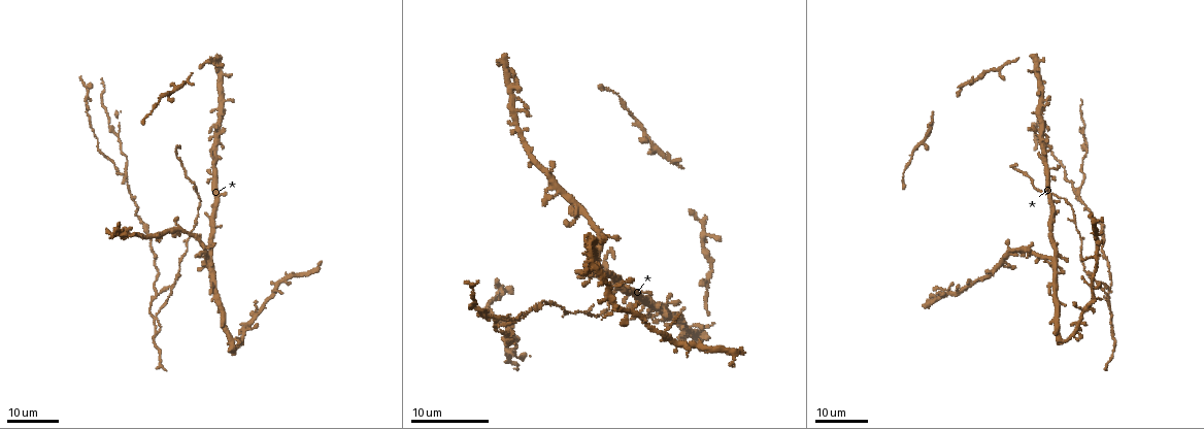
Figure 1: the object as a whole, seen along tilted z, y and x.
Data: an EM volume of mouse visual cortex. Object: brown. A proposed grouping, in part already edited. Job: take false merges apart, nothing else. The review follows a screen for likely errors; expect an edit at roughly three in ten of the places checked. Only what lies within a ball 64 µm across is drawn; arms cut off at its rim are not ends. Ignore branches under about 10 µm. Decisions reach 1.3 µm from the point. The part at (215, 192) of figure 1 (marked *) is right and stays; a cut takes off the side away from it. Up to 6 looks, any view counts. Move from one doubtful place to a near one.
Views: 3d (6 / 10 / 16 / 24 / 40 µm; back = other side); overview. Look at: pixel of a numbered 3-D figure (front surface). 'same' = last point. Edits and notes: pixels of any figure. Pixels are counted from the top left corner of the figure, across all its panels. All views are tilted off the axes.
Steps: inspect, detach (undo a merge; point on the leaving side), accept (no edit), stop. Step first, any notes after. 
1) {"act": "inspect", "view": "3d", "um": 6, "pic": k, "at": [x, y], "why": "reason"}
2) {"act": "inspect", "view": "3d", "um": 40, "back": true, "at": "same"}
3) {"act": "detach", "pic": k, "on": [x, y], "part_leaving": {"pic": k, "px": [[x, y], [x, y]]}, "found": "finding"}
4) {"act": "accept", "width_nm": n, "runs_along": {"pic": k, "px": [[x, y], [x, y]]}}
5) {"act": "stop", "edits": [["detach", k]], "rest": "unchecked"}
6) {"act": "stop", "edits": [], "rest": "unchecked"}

{"act": "inspect", "view": "3d", "um": 16, "pic": 1, "at": [204, 261]}

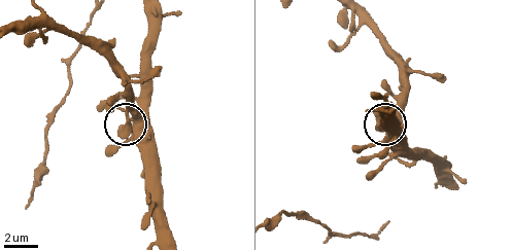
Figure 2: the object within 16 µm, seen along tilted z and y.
{"act": "inspect", "view": "3d", "um": 10, "pic": 2, "at": [127, 122]}

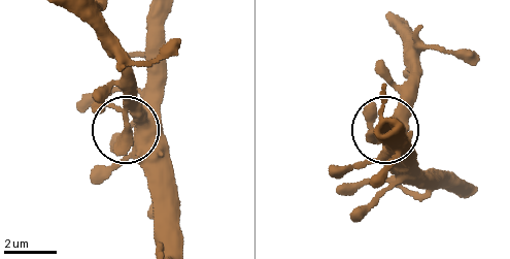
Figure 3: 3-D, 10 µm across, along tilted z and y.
{"act": "accept", "found": "continuous, no second cell"}

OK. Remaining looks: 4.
{"act": "inspect", "view": "3d", "um": 16, "pic": 1, "at": [1077, 192], "why": "four or more arms meet"}

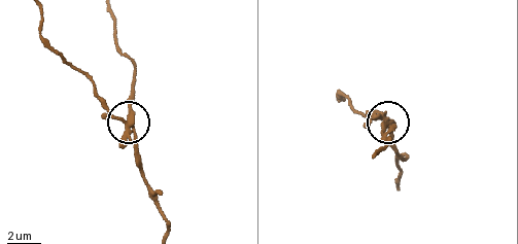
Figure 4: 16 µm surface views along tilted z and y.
{"act": "inspect", "view": "3d", "um": 6, "pic": 4, "at": [127, 121]}

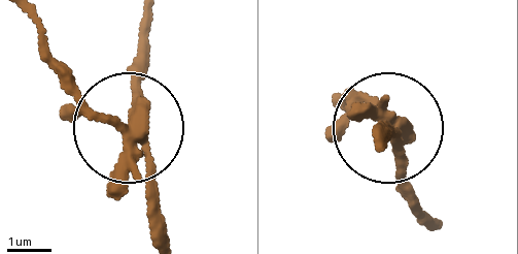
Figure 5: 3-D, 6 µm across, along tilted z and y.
{"act": "detach", "pic": 5, "on": [116, 183], "width_nm": 280, "part_leaving": {"pic": 5, "px": [[136, 122], [82, 102], [32, 24]]}, "found": "two cells meet here"}

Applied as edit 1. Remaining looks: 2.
{"act": "stop", "edits": [["detach", 5]], "rest": "unchecked"}

